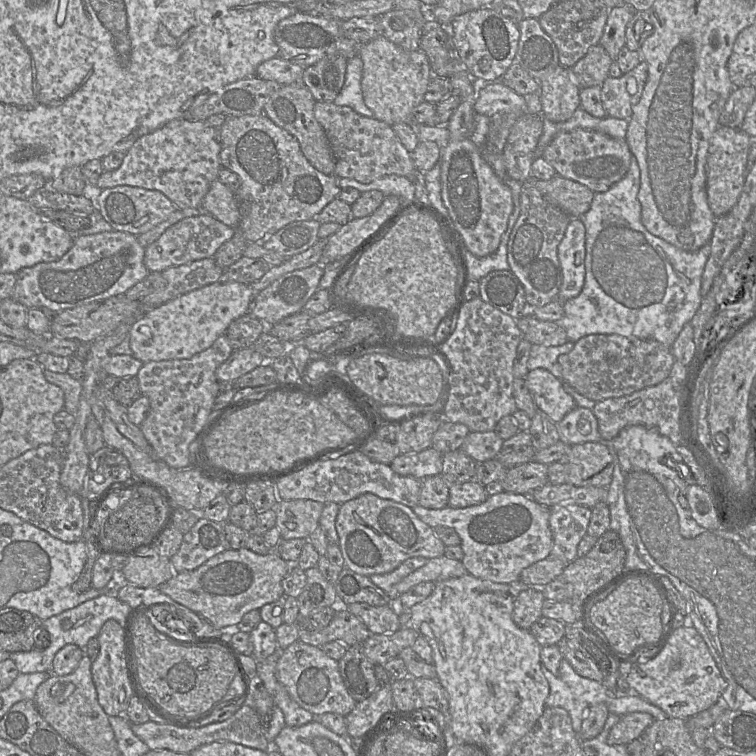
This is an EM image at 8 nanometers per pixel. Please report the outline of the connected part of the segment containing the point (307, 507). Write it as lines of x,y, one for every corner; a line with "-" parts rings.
279,500
275,506
276,526
282,540
307,539
319,525
324,504
314,500

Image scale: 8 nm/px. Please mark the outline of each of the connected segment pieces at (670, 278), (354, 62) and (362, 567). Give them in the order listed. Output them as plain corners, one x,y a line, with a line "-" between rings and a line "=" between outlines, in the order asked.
632,155
626,175
607,191
595,193
589,210
579,217
586,232
585,282
578,296
563,303
564,315
556,322
565,329
568,342
549,347
532,345
528,371
542,368
562,380
559,356
571,352
579,339
591,334
634,336
672,346
683,326
695,315
702,299
701,280
711,252
710,243
696,251
685,251
648,232
641,222
639,188
640,168
=
357,55
348,60
344,85
334,100
339,106
348,106
358,114
365,117
373,117
363,98
361,89
363,62
=
371,493
341,504
335,528
346,567
368,577
392,572
411,557
441,557
446,547
434,529
425,524
412,508

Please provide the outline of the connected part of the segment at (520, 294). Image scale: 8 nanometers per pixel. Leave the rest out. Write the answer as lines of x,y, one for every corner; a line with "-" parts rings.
495,270
479,280
480,298
514,319
530,315
525,291
511,270

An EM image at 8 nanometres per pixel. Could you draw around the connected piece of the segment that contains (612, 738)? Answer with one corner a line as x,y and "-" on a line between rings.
646,712
625,714
611,728
607,742
609,745
628,745
638,738
654,720
654,717

